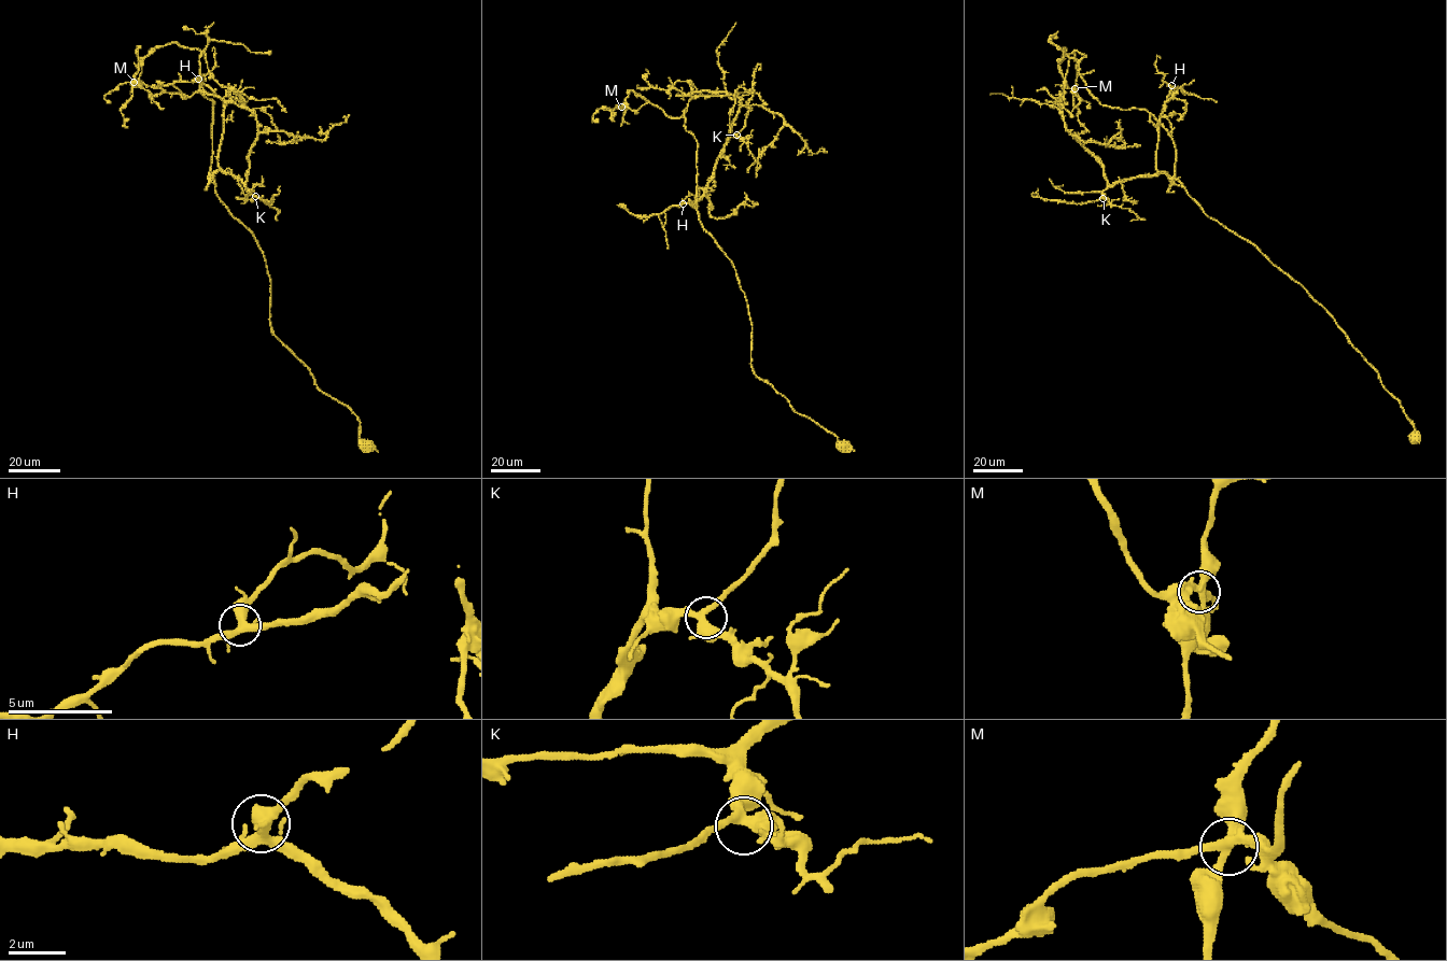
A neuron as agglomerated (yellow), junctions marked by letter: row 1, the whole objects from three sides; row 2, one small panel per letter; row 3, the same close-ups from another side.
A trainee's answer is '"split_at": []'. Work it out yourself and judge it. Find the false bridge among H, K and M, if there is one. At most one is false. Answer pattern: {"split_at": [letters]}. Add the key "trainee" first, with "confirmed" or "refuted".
{"trainee": "refuted", "split_at": ["M"]}

